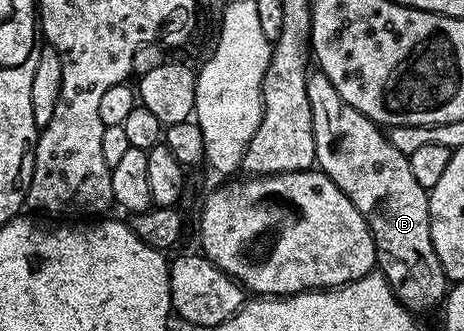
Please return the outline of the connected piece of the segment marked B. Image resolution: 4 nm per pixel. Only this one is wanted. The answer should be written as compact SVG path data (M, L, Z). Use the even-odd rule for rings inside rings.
M319 69L310 70L307 76L307 101L311 101L311 121L315 129L316 166L345 194L359 209L361 216L369 222L369 232L375 241L377 254L376 270L391 285L395 297L411 312L433 311L442 306L447 294L447 280L443 273L443 265L439 265L439 257L435 253L435 245L431 241L431 225L429 224L429 191L419 181L415 181L415 173L411 173L408 155L399 153L395 145L391 145L388 134L359 109L347 105L343 97L331 85L331 81Z

